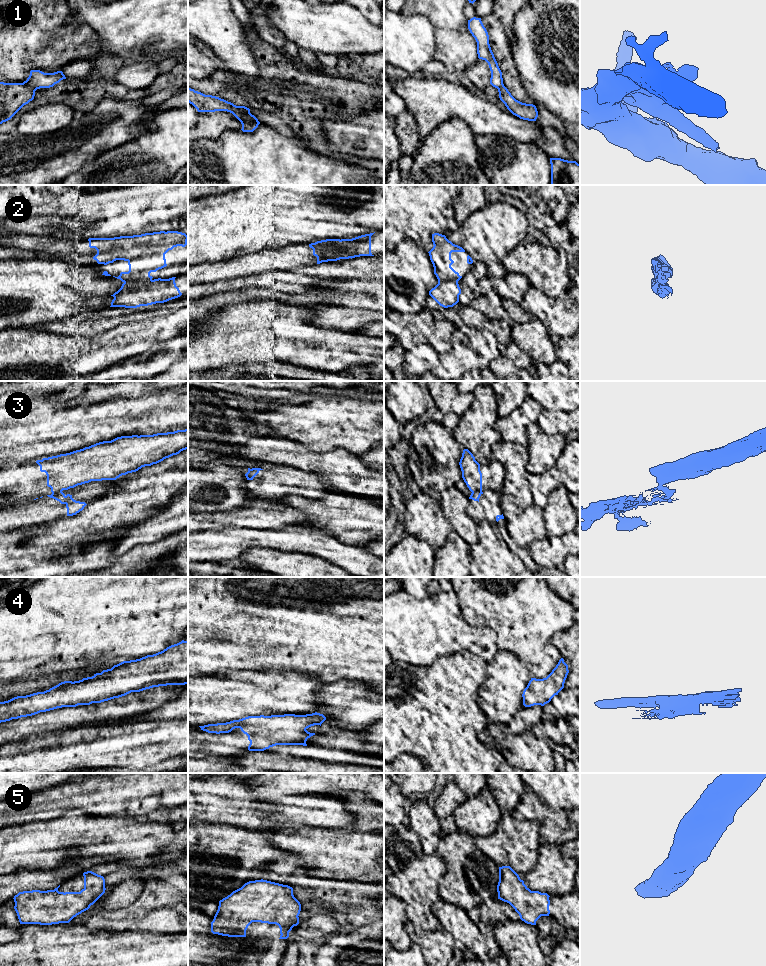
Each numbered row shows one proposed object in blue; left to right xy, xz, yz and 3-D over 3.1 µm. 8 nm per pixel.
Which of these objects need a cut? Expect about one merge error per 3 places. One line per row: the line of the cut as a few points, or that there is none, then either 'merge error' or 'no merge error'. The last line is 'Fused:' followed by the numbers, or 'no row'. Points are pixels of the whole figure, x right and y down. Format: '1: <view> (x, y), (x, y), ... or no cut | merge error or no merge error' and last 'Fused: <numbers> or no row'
1: xz (221, 99), (253, 116) | merge error
2: xz (326, 239), (332, 243), (334, 249), (343, 258) | merge error
3: xy (61, 490), (52, 493) | merge error
4: no cut | no merge error
5: no cut | no merge error
Fused: 1, 2, 3

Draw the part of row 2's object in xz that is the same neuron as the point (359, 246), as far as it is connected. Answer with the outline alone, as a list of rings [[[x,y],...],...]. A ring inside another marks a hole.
[[[374,233],[333,242],[333,245],[335,246],[334,255],[336,256],[338,254],[343,259],[352,259],[360,256],[374,256],[371,253],[371,236]]]

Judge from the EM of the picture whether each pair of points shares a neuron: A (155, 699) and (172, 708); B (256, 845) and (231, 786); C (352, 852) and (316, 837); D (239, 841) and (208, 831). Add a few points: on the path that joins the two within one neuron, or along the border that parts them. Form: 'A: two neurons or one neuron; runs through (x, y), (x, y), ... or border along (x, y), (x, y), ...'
A: two neurons; border along (161, 704), (149, 710), (141, 717)
B: two neurons; border along (227, 824), (263, 831)
C: one neuron; runs through (343, 852), (338, 852), (325, 845)
D: one neuron; runs through (231, 841), (219, 841), (216, 839)

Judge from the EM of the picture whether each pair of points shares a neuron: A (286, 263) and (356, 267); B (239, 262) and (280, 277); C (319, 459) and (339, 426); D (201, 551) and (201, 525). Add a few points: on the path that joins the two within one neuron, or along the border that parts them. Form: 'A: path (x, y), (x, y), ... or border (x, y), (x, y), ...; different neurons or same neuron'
A: border (316, 263), (310, 266), (295, 267), (289, 271); different neurons
B: border (288, 270), (269, 270), (242, 277); different neurons
C: border (301, 445), (316, 452), (347, 450); different neurons
D: border (224, 527), (222, 529), (198, 531); different neurons

